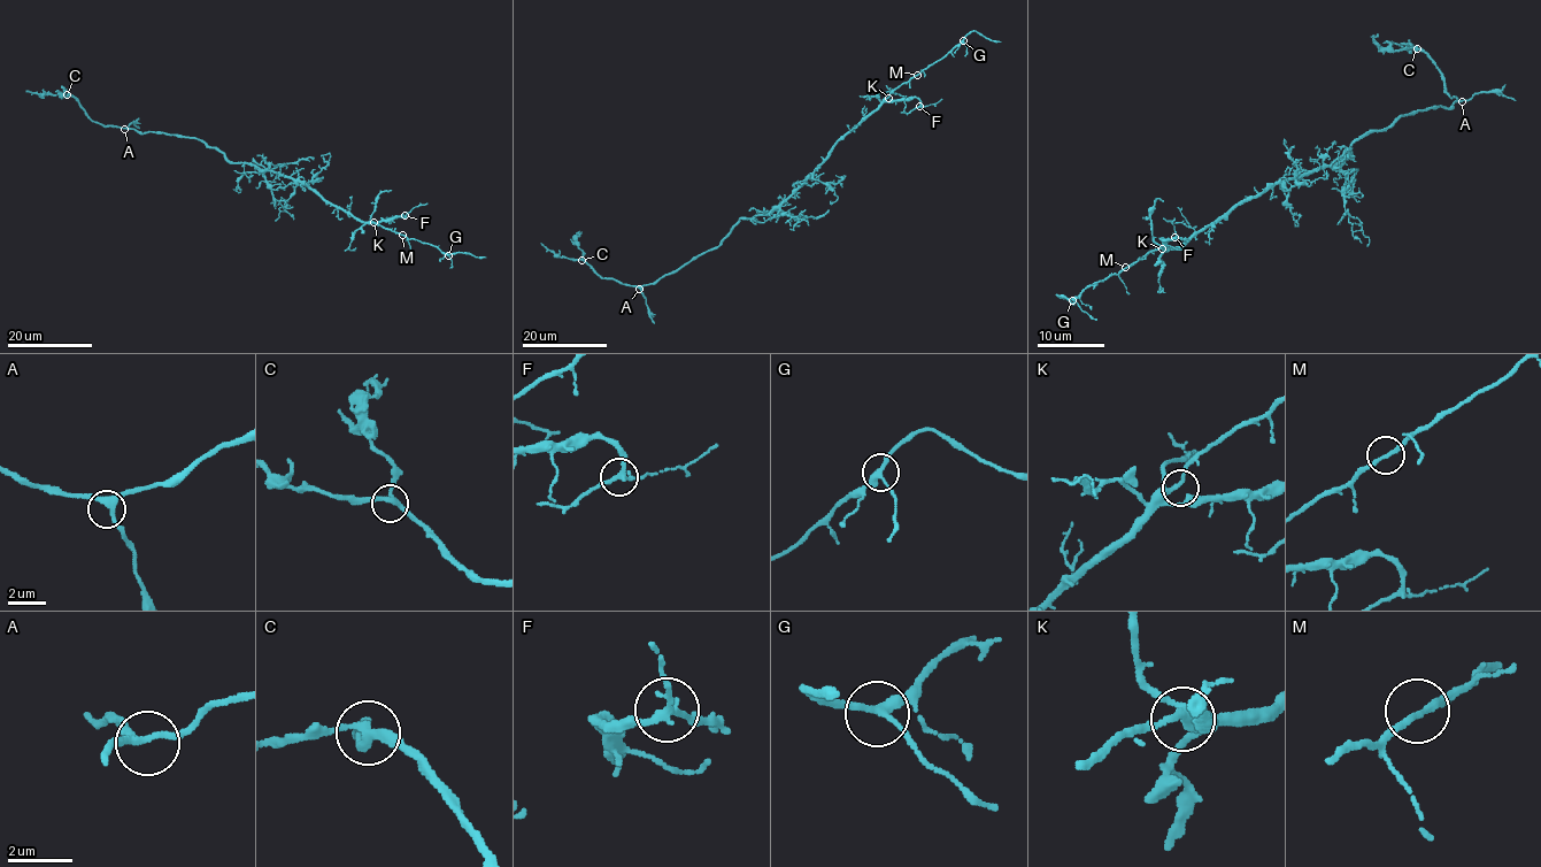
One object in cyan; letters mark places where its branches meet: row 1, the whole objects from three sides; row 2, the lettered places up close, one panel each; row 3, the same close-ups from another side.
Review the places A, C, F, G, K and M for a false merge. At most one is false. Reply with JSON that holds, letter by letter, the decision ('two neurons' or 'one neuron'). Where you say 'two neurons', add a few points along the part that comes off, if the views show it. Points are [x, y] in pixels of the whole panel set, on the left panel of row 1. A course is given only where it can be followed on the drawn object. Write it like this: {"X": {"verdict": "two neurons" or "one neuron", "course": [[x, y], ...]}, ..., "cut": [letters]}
{"A": {"verdict": "one neuron"}, "C": {"verdict": "one neuron"}, "F": {"verdict": "one neuron"}, "G": {"verdict": "one neuron"}, "K": {"verdict": "one neuron"}, "M": {"verdict": "one neuron"}, "cut": []}

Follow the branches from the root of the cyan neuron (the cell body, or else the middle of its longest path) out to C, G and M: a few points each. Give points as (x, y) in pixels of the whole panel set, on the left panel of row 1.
C: (268, 170), (248, 162), (231, 162), (217, 148), (197, 138), (140, 133), (94, 122), (81, 105), (67, 94)
G: (268, 170), (301, 181), (324, 200), (361, 221), (372, 221), (408, 238), (431, 244), (448, 255)
M: (268, 170), (301, 181), (324, 200), (361, 221), (372, 221), (401, 233)

